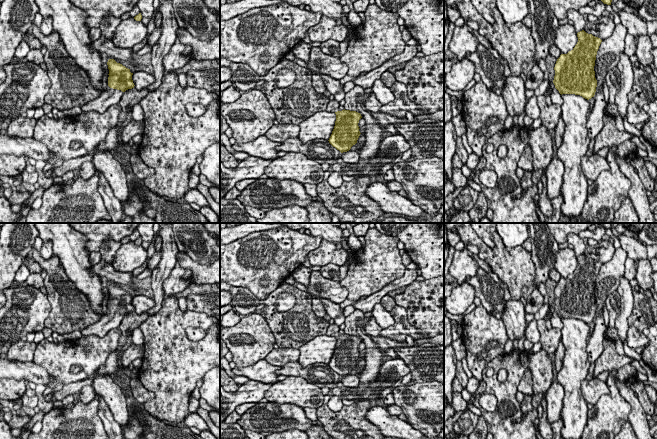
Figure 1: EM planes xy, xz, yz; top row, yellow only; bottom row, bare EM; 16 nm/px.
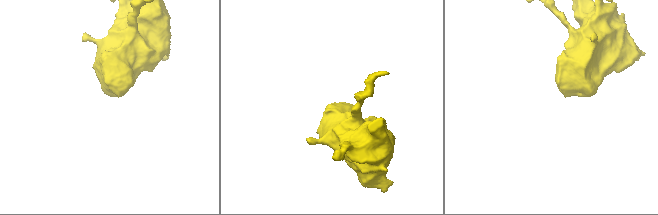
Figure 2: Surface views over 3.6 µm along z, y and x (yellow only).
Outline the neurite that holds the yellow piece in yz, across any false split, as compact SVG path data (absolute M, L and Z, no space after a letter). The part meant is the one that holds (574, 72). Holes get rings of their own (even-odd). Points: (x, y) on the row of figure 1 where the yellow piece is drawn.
M584 30L578 32L577 37L578 42L575 47L567 54L561 54L556 61L553 80L555 87L550 95L552 104L563 104L562 94L580 95L587 100L595 95L597 80L595 78L594 66L597 51L602 40L592 34L586 33Z

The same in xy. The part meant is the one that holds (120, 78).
M109 59L107 65L109 69L109 88L102 92L98 98L82 106L82 111L96 111L102 114L110 106L118 104L126 90L134 88L135 85L132 80L133 73L130 72L130 69L117 63L114 59Z

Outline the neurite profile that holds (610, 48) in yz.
M620 23L615 25L613 34L602 40L595 60L596 90L603 88L603 80L609 70L618 65L620 54L625 52L625 37L628 34L626 27Z

